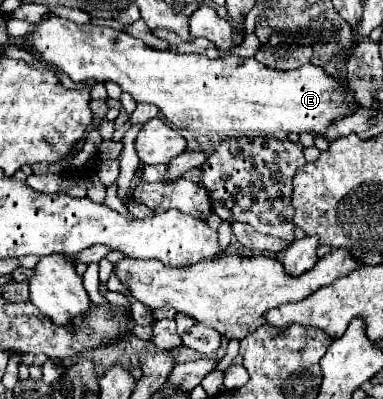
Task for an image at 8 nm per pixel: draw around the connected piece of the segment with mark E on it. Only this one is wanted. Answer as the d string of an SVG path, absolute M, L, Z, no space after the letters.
M46 17L36 25L36 31L26 37L34 45L34 49L56 67L60 67L72 81L82 83L88 79L96 81L114 81L122 87L122 91L130 93L138 103L152 103L160 109L160 113L170 121L170 125L178 129L186 129L196 135L206 133L222 133L230 137L230 133L312 133L326 135L330 123L354 115L358 111L356 97L348 83L340 83L336 77L326 73L322 67L302 65L292 71L270 69L256 59L242 59L238 55L230 55L226 59L208 59L204 55L182 55L176 51L156 51L146 47L140 39L114 31L108 27L96 25L76 25L64 17Z

